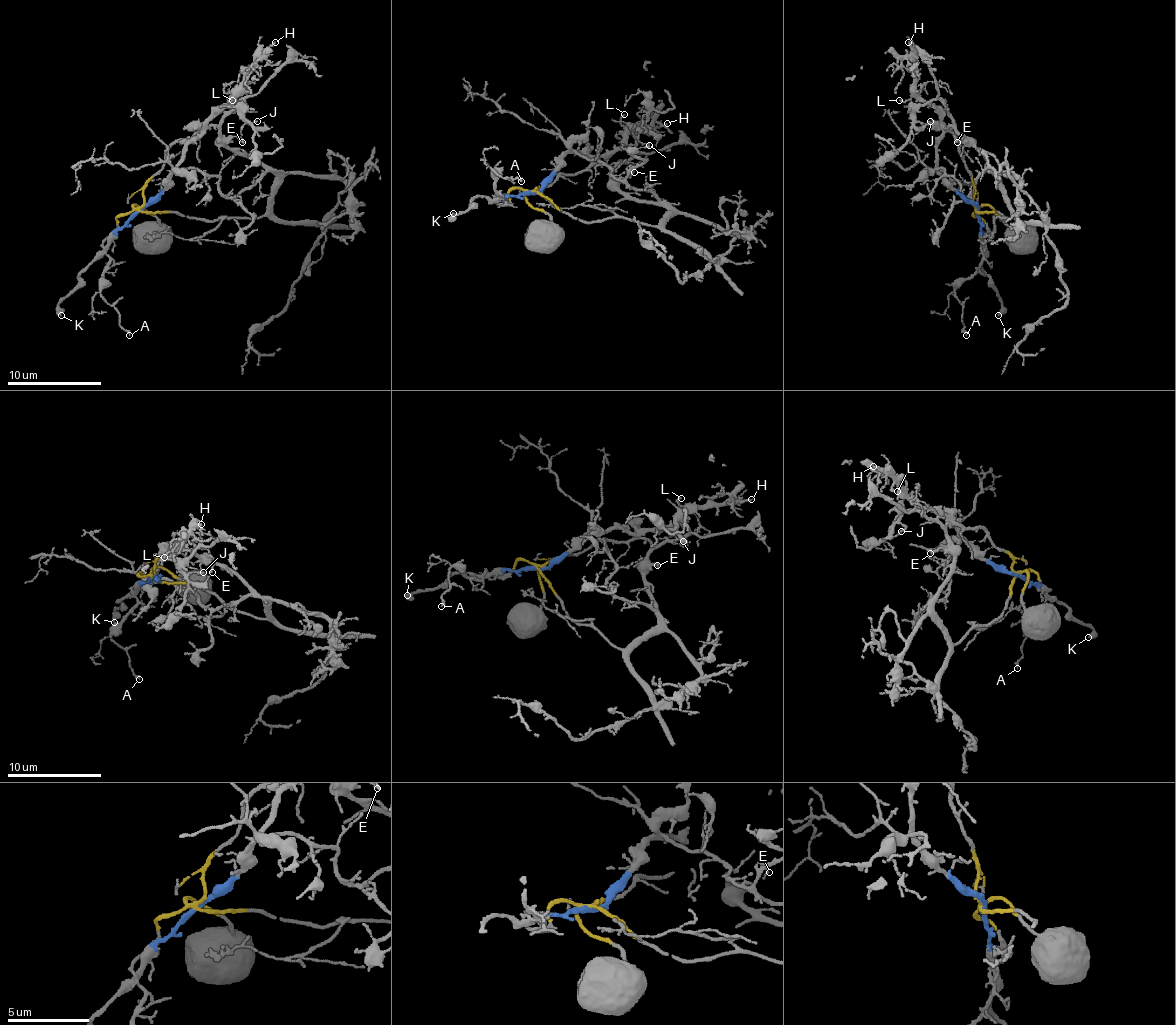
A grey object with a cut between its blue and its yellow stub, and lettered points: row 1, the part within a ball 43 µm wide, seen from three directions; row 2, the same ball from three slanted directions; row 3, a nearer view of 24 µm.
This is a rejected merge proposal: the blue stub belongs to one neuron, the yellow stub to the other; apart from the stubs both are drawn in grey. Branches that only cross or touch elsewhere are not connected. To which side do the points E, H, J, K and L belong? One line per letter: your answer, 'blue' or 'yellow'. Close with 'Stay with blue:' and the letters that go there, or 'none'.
E: yellow
H: blue
J: yellow
K: blue
L: blue
Stay with blue: H, K, L

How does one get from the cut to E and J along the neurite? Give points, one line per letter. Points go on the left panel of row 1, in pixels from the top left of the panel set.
E: (139, 208), (144, 185), (163, 166), (174, 143), (193, 138), (210, 126), (242, 143)
J: (139, 208), (144, 201), (144, 185), (163, 166), (174, 143), (205, 131), (240, 100), (247, 124), (256, 121)

